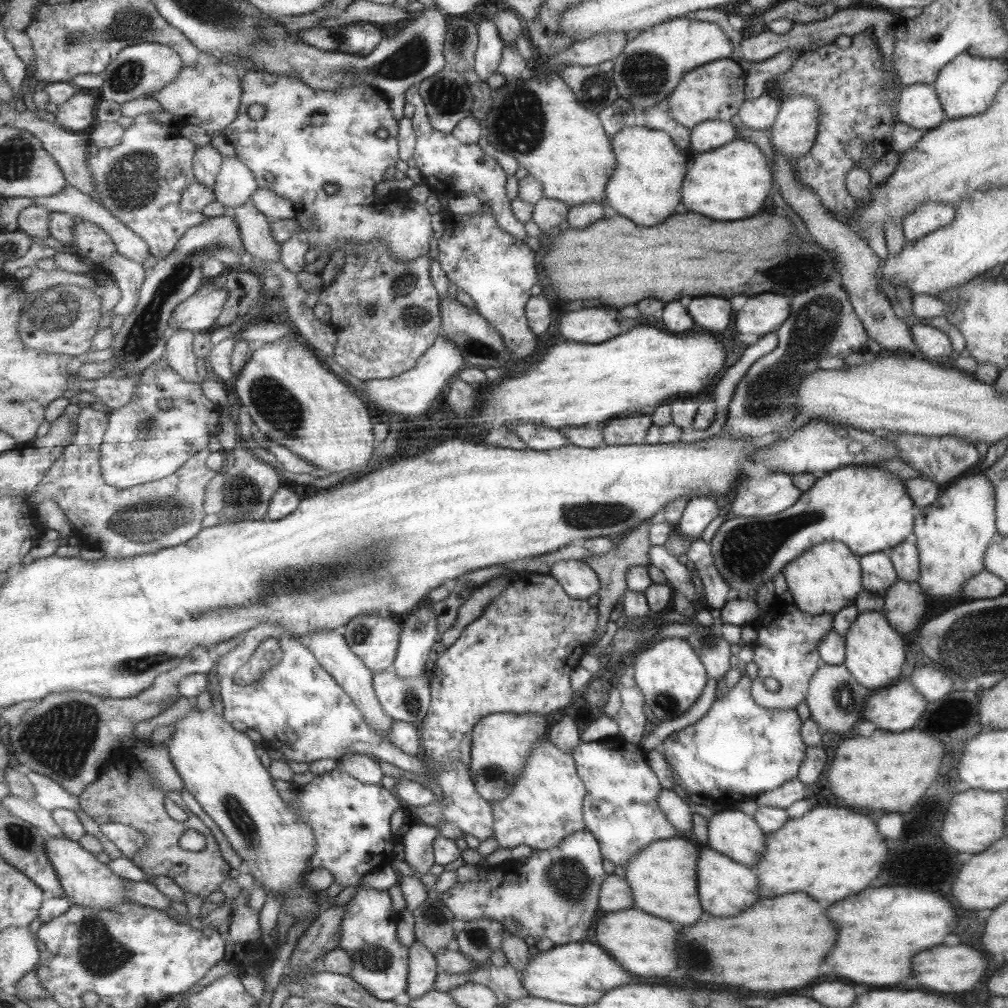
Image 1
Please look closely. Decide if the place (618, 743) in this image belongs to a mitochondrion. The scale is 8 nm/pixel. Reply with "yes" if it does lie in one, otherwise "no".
no

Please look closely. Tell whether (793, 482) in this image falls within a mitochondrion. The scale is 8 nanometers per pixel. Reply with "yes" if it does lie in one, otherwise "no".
no

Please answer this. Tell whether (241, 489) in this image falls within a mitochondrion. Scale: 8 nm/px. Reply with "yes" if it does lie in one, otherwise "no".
yes

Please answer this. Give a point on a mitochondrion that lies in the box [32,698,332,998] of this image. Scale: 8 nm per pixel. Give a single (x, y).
(99, 953)

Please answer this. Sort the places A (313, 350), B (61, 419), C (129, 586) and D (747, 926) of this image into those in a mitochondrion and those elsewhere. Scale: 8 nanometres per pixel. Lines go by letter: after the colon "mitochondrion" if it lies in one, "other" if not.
A: other
B: other
C: other
D: other

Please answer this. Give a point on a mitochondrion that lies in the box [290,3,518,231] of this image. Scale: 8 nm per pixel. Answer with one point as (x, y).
(412, 57)

